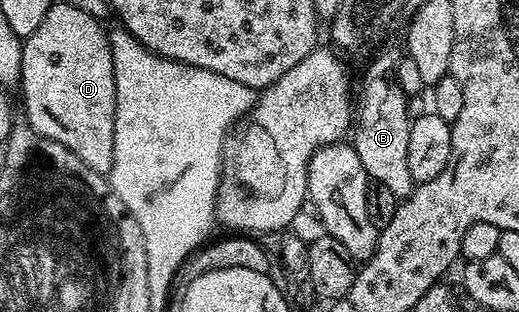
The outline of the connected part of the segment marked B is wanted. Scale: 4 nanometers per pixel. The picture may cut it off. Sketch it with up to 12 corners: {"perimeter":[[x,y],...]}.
{"perimeter":[[387,46],[357,90],[353,145],[400,200],[409,176],[409,95]]}

